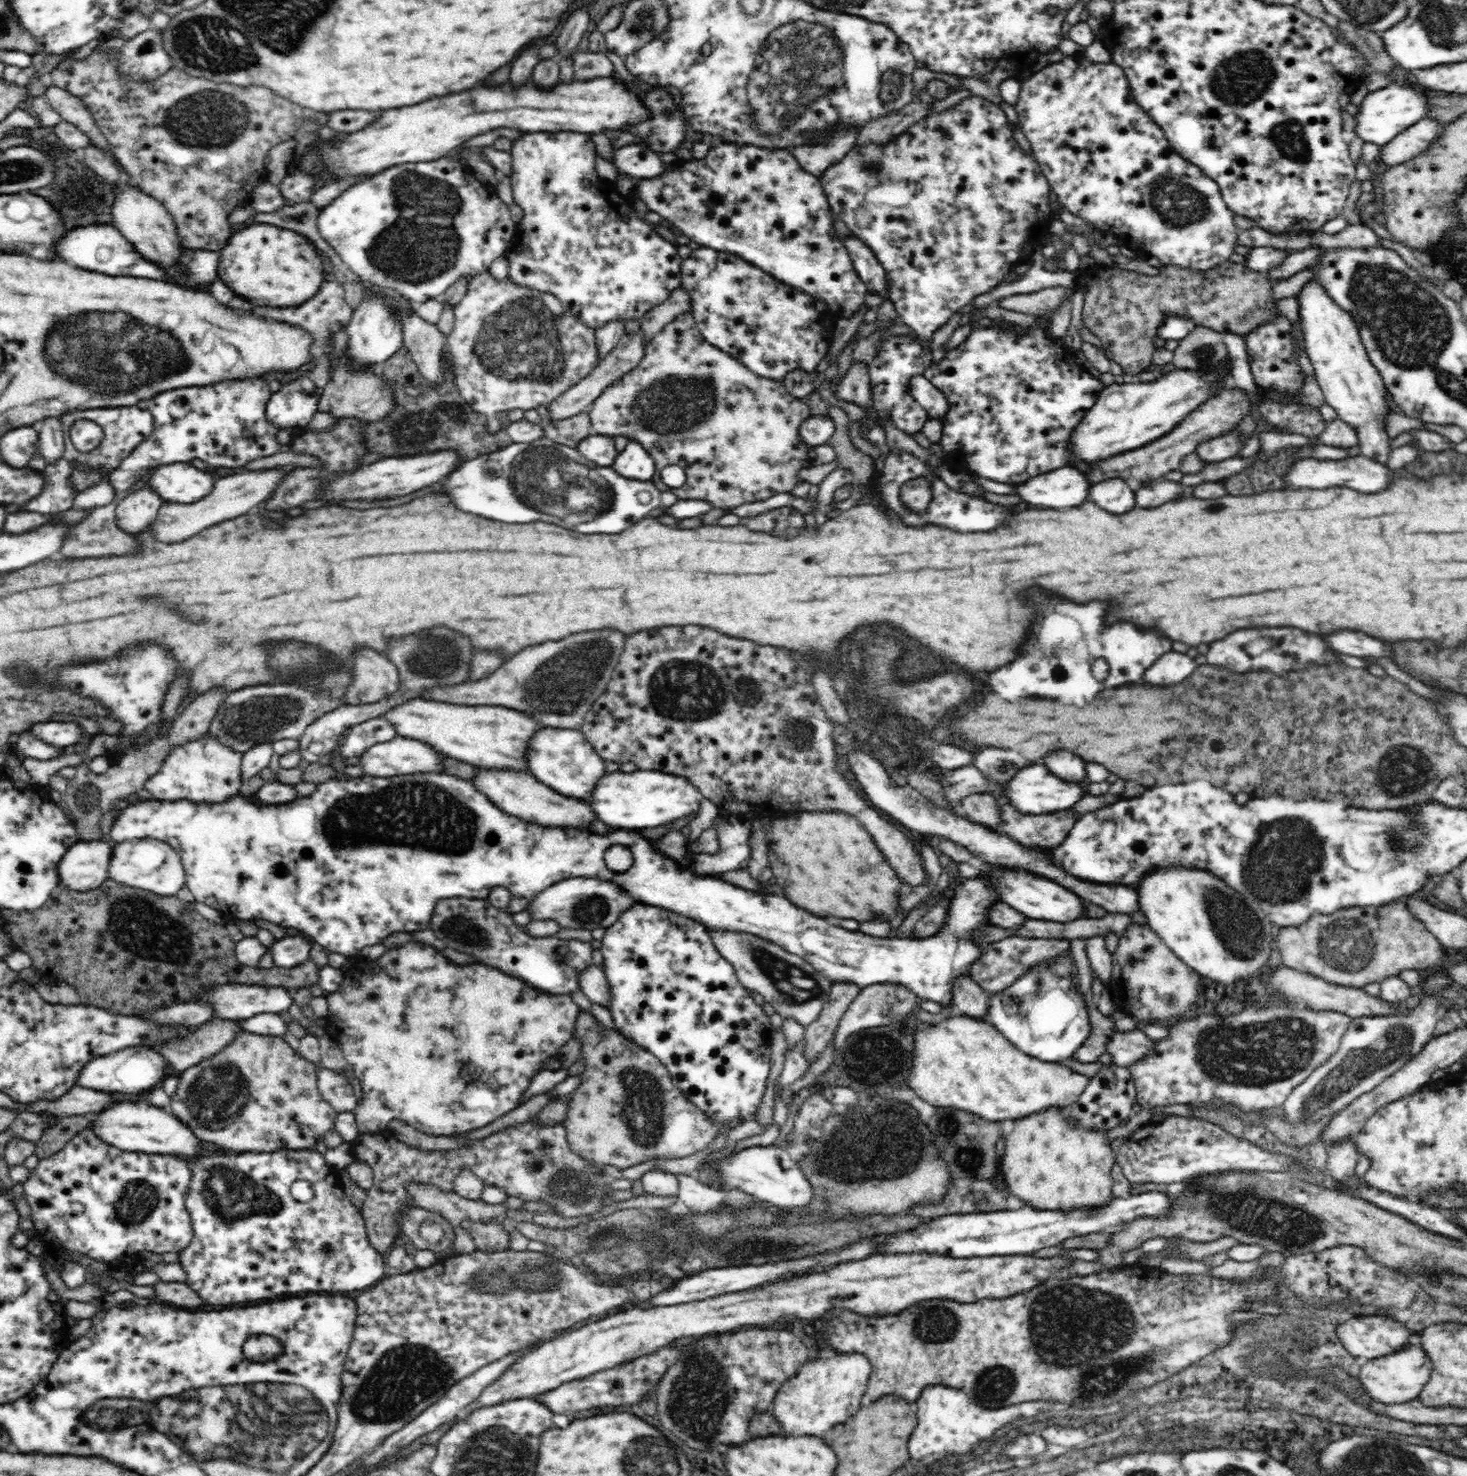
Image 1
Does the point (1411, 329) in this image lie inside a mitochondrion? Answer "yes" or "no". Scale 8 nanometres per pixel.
yes

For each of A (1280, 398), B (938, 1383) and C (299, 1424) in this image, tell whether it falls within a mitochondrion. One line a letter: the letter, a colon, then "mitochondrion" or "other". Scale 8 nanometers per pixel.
A: other
B: other
C: mitochondrion

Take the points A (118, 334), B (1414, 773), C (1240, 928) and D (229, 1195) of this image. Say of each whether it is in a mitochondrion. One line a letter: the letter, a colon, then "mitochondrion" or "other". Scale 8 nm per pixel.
A: mitochondrion
B: mitochondrion
C: mitochondrion
D: mitochondrion

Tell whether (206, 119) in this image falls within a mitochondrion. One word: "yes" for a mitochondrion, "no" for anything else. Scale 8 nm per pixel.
yes

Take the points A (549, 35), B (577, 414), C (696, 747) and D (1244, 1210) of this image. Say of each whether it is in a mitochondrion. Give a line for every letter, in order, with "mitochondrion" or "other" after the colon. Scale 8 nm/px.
A: other
B: other
C: other
D: mitochondrion

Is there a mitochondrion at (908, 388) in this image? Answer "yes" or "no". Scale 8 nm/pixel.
no

